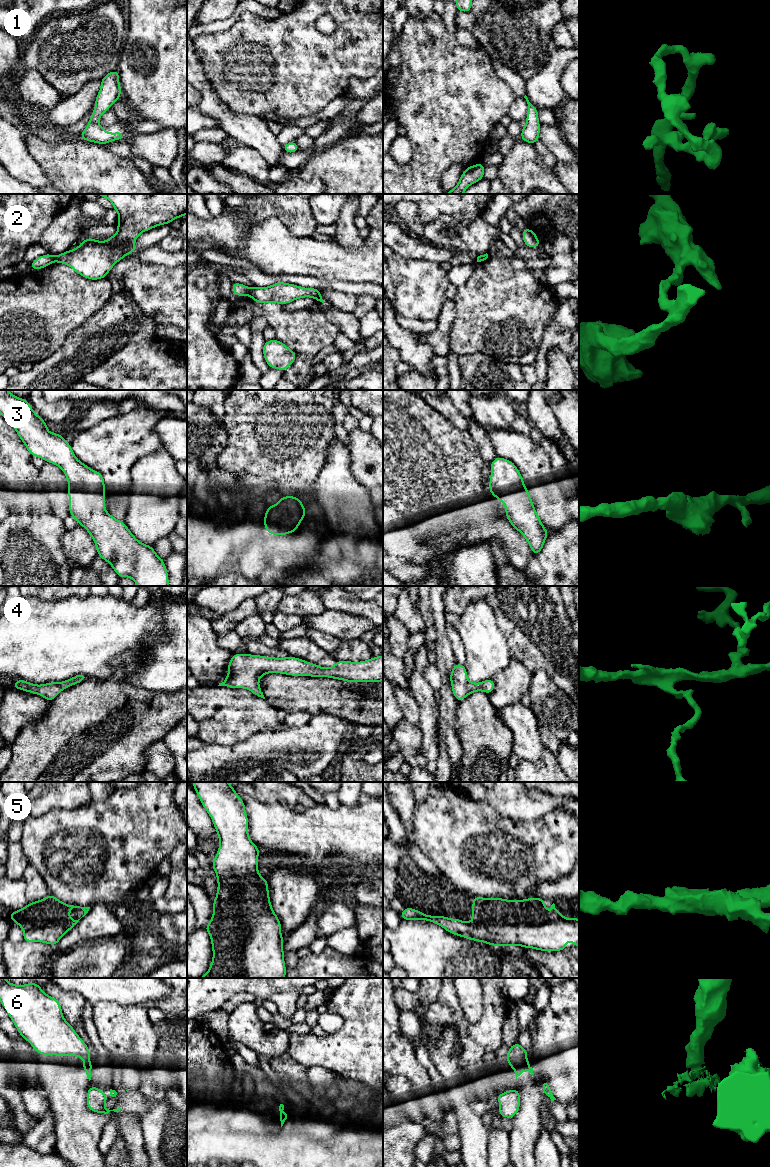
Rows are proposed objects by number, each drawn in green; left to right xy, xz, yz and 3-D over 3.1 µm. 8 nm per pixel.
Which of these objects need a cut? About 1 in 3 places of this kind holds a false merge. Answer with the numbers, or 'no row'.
2, 6

